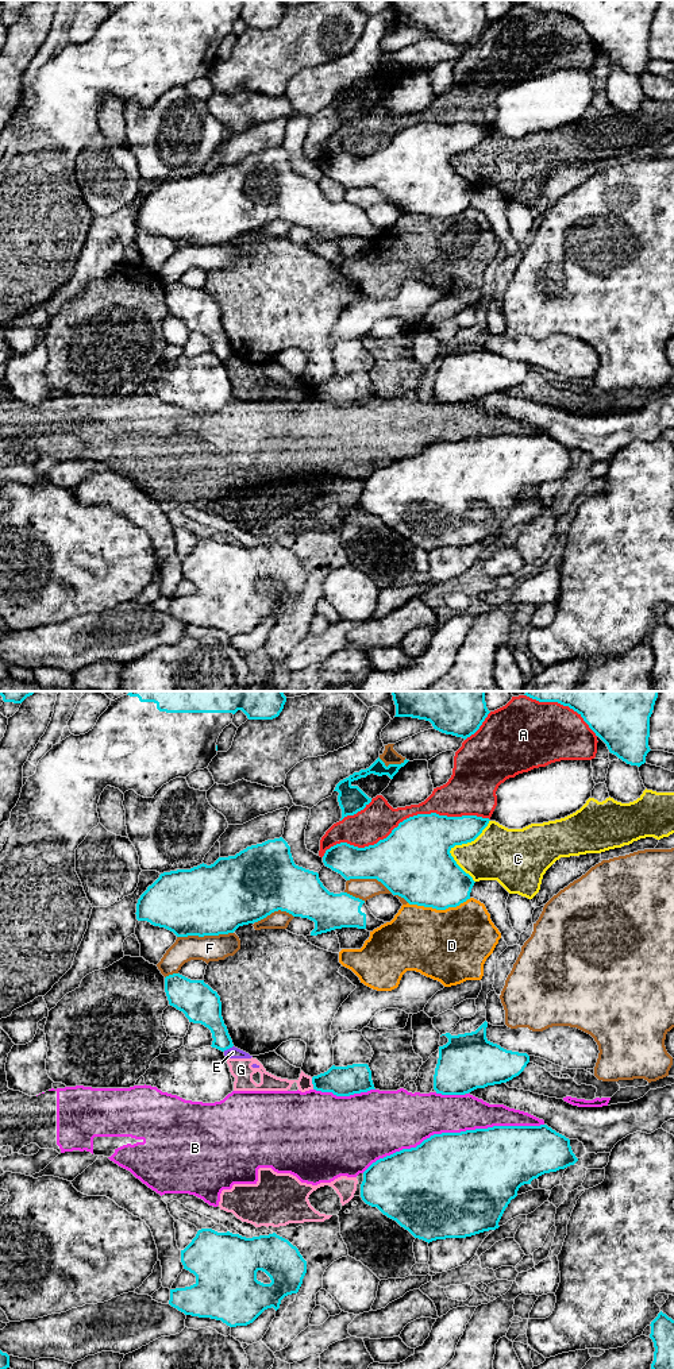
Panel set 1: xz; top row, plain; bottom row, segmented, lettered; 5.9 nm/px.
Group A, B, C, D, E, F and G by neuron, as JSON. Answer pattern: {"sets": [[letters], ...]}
{"sets": [["A"], ["B"], ["C"], ["D"], ["E", "G"], ["F"]]}

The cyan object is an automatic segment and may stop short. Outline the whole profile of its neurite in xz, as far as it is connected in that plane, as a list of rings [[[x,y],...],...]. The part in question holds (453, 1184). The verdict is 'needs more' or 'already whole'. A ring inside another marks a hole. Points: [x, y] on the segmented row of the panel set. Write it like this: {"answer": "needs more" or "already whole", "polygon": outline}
{"answer": "already whole", "polygon": [[[547,1125],[540,1126],[493,1126],[461,1133],[434,1134],[420,1145],[403,1149],[377,1160],[363,1172],[362,1200],[377,1207],[396,1220],[415,1238],[425,1242],[446,1238],[466,1238],[498,1229],[498,1222],[517,1191],[524,1184],[550,1172],[556,1172],[578,1161],[570,1139]]]}

